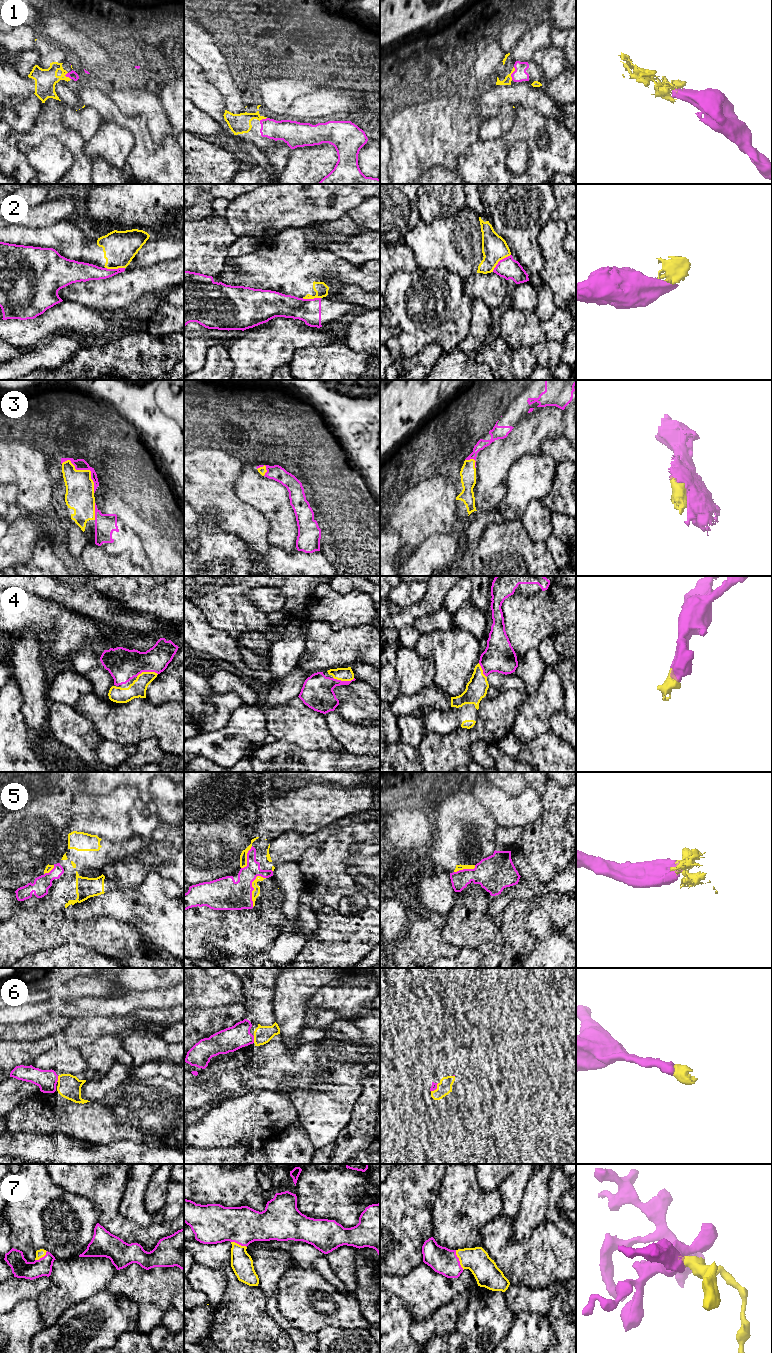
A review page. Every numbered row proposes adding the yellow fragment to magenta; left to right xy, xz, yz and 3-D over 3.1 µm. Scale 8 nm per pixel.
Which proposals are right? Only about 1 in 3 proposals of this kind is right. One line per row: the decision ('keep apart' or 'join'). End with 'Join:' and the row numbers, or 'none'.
1: join
2: keep apart
3: join
4: join
5: join
6: join
7: join
Join: 1, 3, 4, 5, 6, 7

